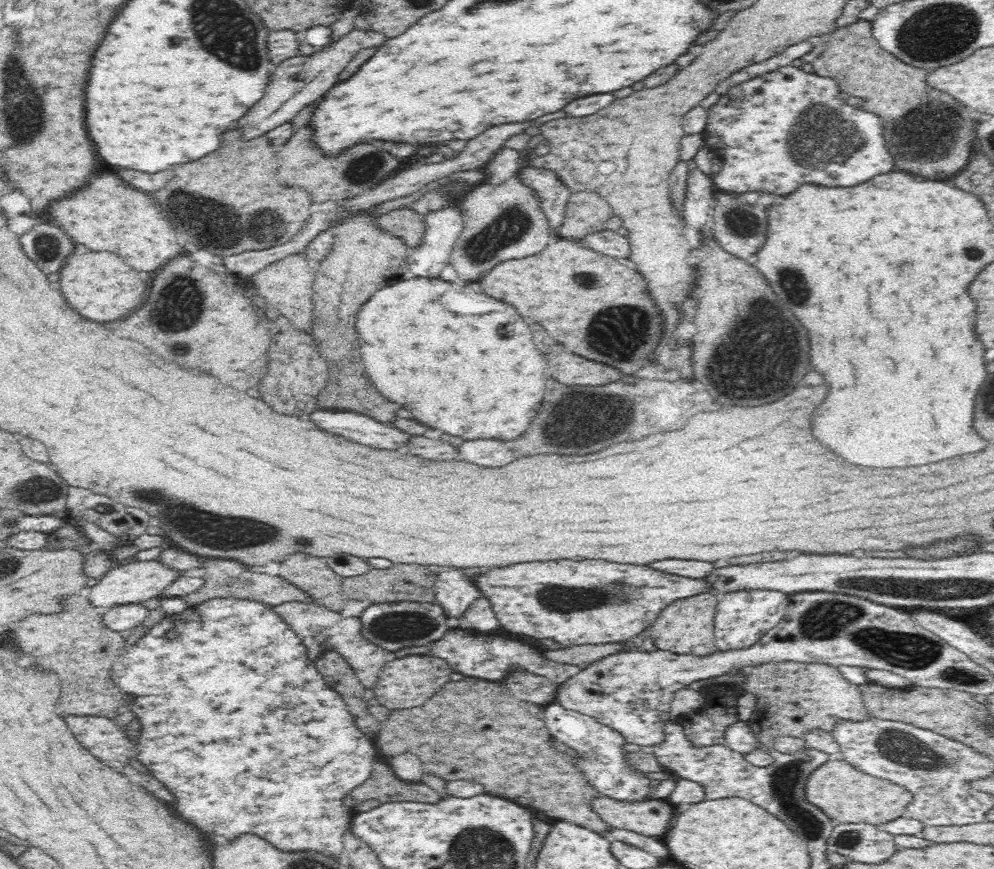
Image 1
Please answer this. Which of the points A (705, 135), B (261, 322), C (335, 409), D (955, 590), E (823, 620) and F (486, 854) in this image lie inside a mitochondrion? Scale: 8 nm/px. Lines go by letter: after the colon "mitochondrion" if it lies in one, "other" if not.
A: other
B: other
C: other
D: mitochondrion
E: mitochondrion
F: mitochondrion

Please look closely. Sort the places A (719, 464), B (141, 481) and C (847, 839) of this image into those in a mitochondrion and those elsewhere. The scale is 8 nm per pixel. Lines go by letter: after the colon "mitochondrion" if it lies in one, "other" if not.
A: other
B: mitochondrion
C: mitochondrion

